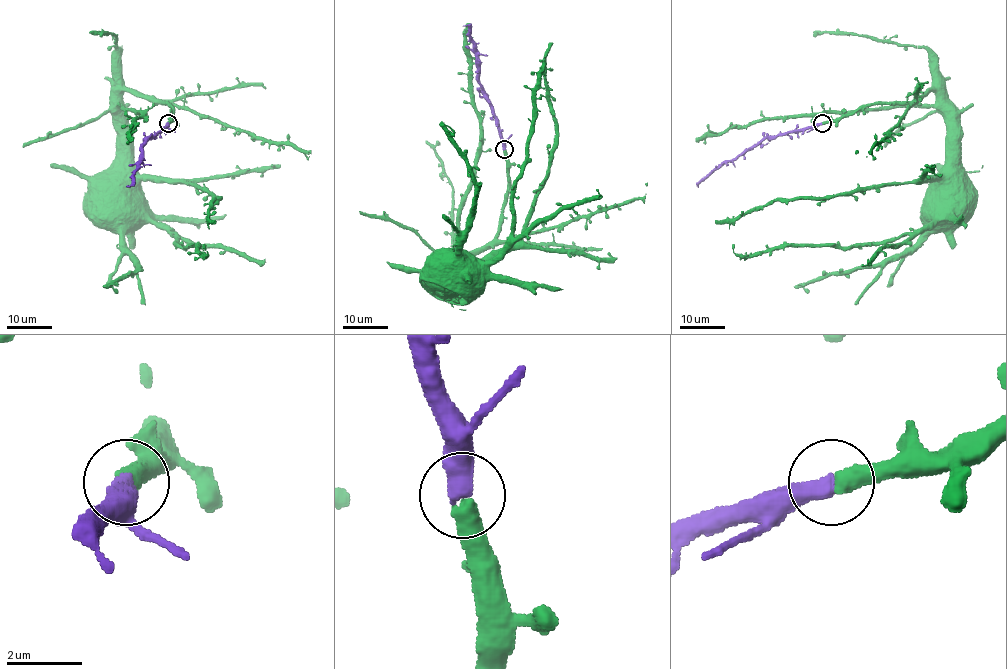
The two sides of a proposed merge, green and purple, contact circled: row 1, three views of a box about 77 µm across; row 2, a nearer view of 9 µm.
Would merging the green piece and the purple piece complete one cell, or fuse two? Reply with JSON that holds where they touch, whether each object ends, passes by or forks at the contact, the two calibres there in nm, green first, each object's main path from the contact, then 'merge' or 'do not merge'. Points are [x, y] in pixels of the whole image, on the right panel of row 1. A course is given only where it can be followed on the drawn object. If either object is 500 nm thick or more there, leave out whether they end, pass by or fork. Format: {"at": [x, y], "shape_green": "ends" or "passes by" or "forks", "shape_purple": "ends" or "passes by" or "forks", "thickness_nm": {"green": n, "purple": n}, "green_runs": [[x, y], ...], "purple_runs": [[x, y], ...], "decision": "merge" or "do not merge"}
{"at": [822, 123], "thickness_nm": {"green": 500, "purple": 500}, "green_runs": [[822, 123], [839, 120], [876, 104], [913, 103], [934, 90], [945, 115], [949, 169]], "purple_runs": [[822, 123], [771, 135], [735, 158], [723, 161], [698, 186]], "decision": "merge"}

